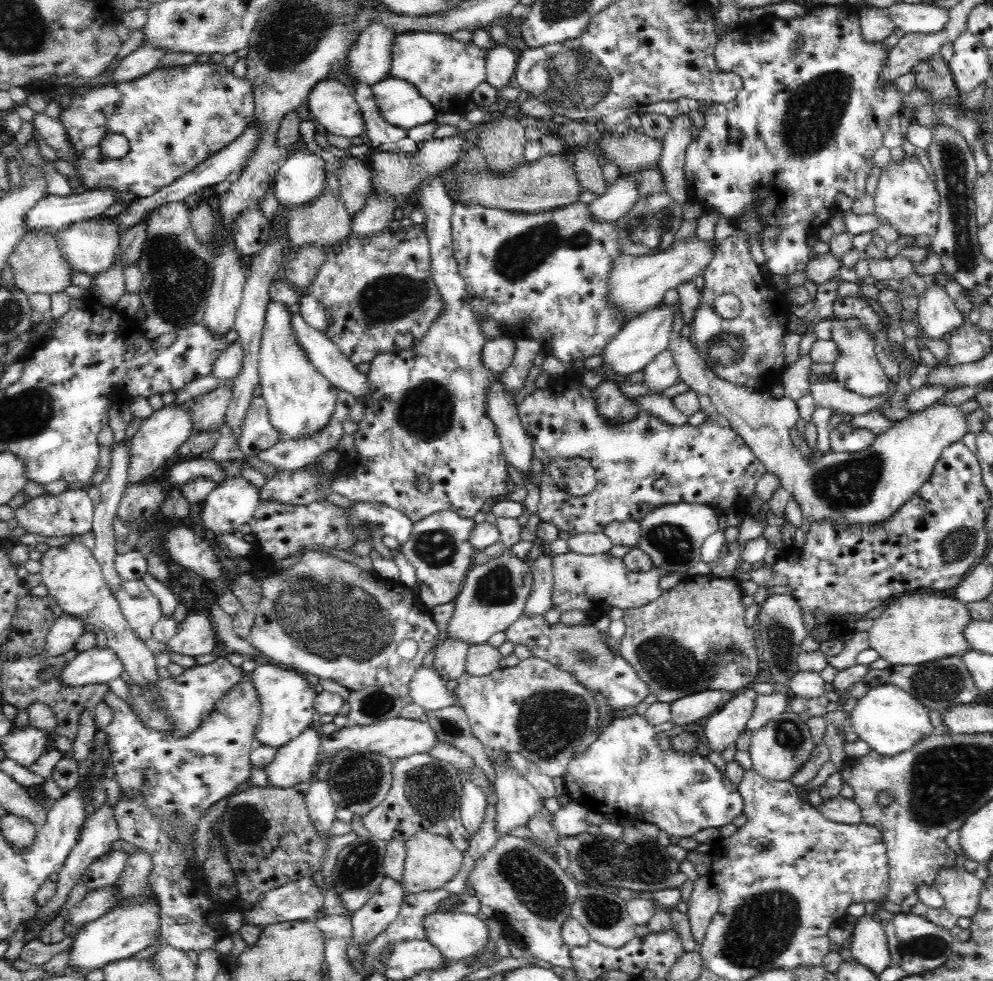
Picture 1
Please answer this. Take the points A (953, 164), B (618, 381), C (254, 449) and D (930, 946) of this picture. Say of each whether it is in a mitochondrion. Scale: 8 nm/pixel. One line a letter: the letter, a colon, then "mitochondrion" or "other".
A: mitochondrion
B: other
C: other
D: mitochondrion

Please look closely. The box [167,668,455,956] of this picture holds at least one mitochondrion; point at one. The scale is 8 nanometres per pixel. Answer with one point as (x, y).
(357, 780)

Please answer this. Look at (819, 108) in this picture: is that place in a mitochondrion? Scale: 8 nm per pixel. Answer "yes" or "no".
yes

